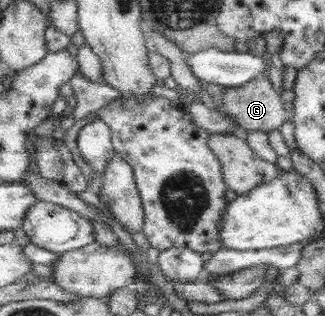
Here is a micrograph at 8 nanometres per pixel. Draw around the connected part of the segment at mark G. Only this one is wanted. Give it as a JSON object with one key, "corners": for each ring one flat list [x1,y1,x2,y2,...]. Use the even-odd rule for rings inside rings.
{"corners":[[268,76,255,77,240,87,227,88,220,98,221,109,229,113,244,132,280,129,288,117,285,101,274,91]]}

